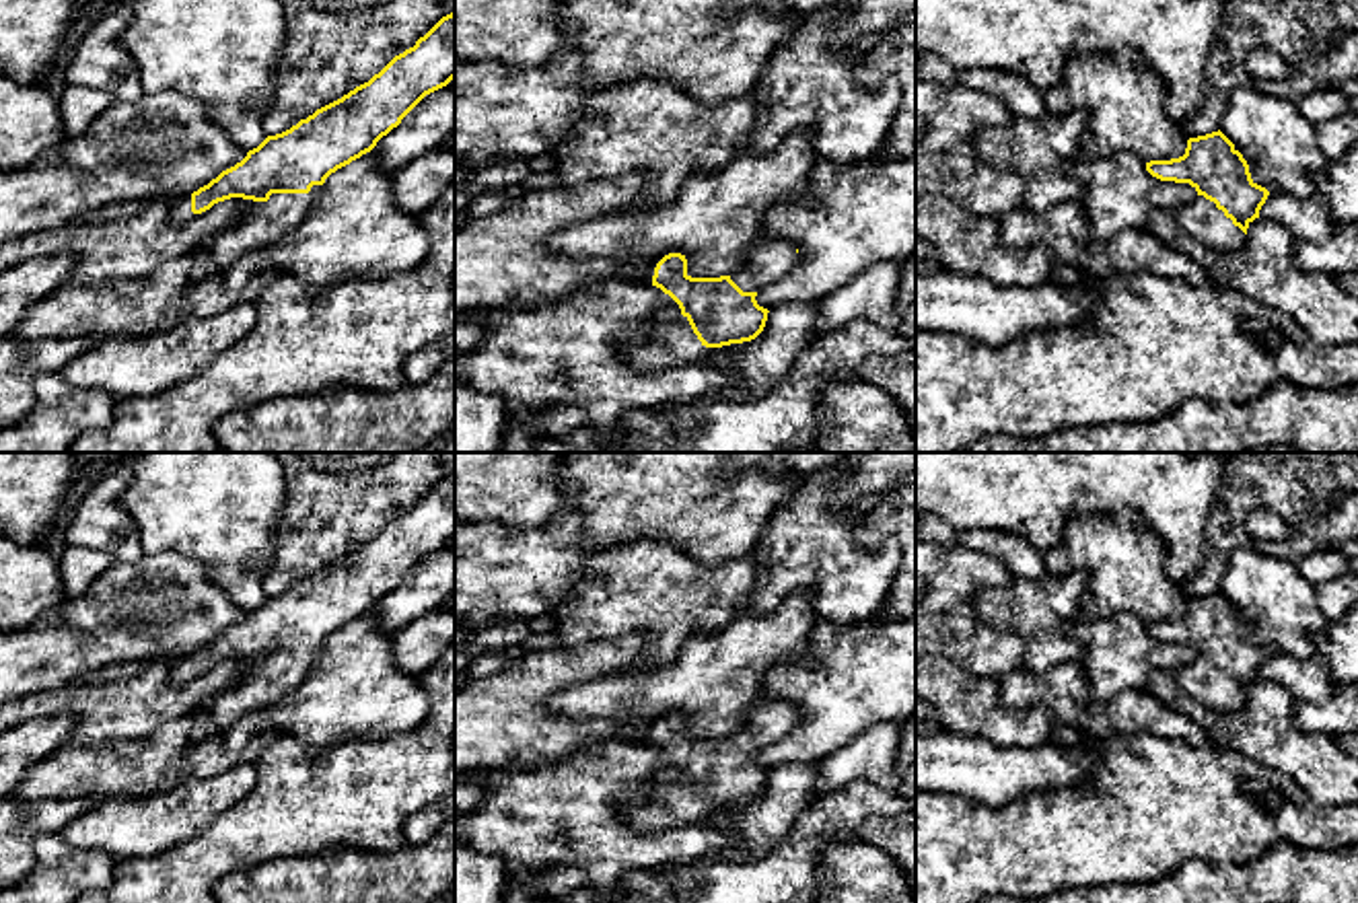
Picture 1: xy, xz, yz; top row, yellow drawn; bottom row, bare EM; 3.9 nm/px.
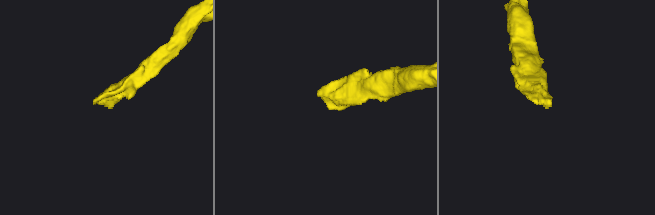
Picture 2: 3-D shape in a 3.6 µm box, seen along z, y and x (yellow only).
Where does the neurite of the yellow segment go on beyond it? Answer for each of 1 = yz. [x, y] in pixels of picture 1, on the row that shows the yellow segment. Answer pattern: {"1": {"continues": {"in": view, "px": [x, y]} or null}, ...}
{"1": {"continues": {"in": "yz", "px": [1200, 219]}}}

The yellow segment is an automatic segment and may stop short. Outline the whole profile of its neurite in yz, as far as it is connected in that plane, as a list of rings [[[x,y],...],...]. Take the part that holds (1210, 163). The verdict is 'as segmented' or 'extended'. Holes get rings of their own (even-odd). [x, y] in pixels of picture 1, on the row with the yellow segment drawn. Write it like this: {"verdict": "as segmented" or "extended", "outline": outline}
{"verdict": "extended", "outline": [[[1220,130],[1189,138],[1183,156],[1150,160],[1146,171],[1160,181],[1189,183],[1198,191],[1198,197],[1189,206],[1181,206],[1173,216],[1185,232],[1218,251],[1232,251],[1245,245],[1247,228],[1259,218],[1259,210],[1270,195],[1265,187],[1251,179],[1247,160]]]}

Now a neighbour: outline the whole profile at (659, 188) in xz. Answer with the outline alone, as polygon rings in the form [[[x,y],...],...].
[[[632,82],[601,91],[584,119],[551,152],[560,185],[636,175],[640,193],[626,214],[673,202],[685,179],[743,154],[757,121],[751,97],[704,105],[667,82]]]

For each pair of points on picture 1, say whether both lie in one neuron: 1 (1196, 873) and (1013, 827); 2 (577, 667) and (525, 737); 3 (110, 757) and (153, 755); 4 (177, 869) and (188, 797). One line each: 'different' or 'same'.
1: different
2: same
3: same
4: different

